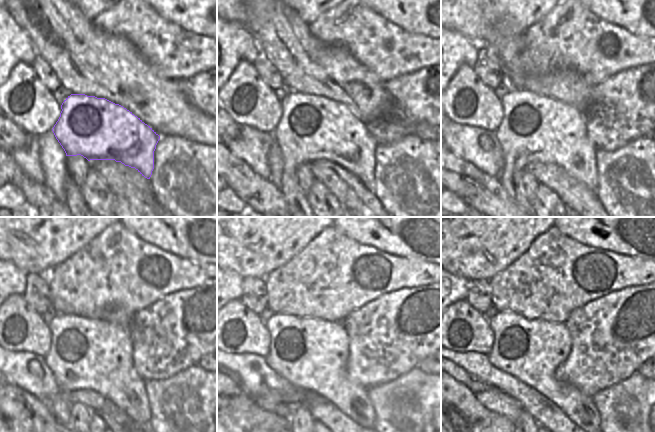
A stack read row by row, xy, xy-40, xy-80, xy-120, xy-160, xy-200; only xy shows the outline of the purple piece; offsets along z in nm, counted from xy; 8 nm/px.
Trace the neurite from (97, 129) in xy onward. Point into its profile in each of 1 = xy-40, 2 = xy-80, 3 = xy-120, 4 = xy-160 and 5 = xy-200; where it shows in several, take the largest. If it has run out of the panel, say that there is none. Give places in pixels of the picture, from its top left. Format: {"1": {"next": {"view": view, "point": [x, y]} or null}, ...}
{"1": {"next": {"view": "xy-40", "point": [311, 128]}}, "2": {"next": {"view": "xy-80", "point": [534, 128]}}, "3": {"next": {"view": "xy-120", "point": [85, 354]}}, "4": {"next": {"view": "xy-160", "point": [310, 353]}}, "5": {"next": {"view": "xy-200", "point": [530, 350]}}}

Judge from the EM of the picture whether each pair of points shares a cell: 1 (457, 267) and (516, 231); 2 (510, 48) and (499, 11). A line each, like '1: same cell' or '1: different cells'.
1: same cell
2: different cells

